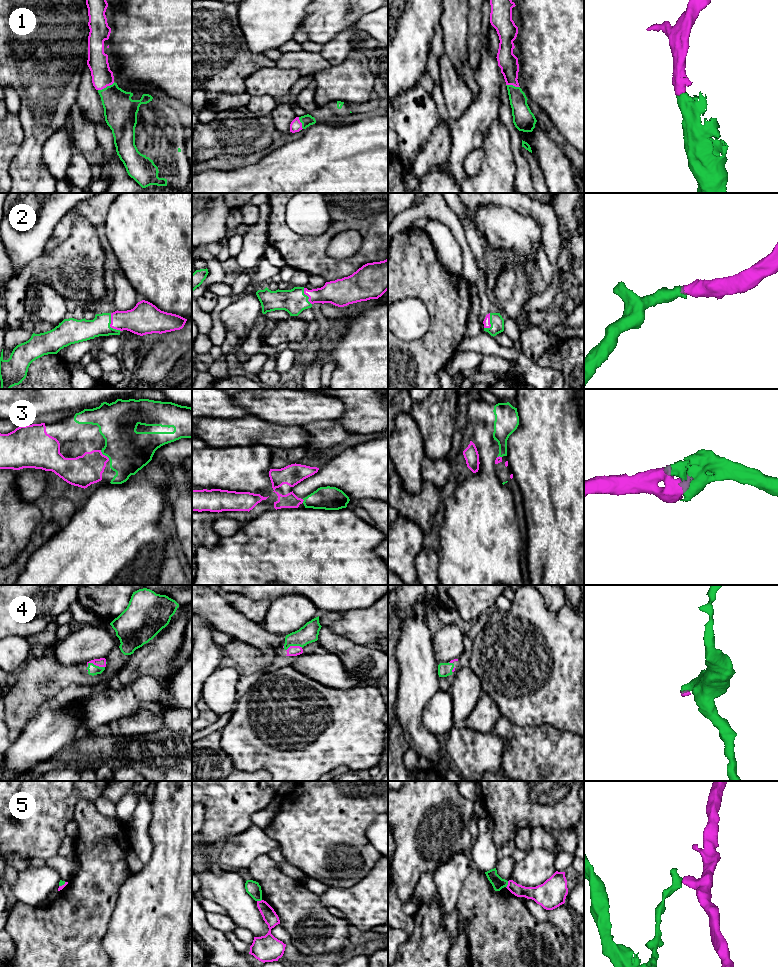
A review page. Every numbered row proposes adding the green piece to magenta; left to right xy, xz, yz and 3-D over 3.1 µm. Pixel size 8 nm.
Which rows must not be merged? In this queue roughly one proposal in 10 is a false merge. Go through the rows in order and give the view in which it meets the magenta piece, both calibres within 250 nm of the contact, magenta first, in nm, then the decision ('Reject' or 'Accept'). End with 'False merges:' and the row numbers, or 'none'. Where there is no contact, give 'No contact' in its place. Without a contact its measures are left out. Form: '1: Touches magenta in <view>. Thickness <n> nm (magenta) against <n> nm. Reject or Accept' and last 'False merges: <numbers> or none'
1: Touches magenta in xy. Thickness 170 nm (magenta) against 260 nm. Accept
2: Touches magenta in xy. Thickness 240 nm (magenta) against 180 nm. Accept
3: Touches magenta in xy. Thickness 260 nm (magenta) against 340 nm. Accept
4: Touches magenta in xy. Thickness 70 nm (magenta) against 80 nm. Accept
5: Touches magenta in yz. Thickness 120 nm (magenta) against 100 nm. Reject
False merges: 5

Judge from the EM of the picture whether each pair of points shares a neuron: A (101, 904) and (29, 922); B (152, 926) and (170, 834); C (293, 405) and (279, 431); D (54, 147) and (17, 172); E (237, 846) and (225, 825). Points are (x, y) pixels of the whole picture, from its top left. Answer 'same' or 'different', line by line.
A: same
B: same
C: different
D: different
E: different

